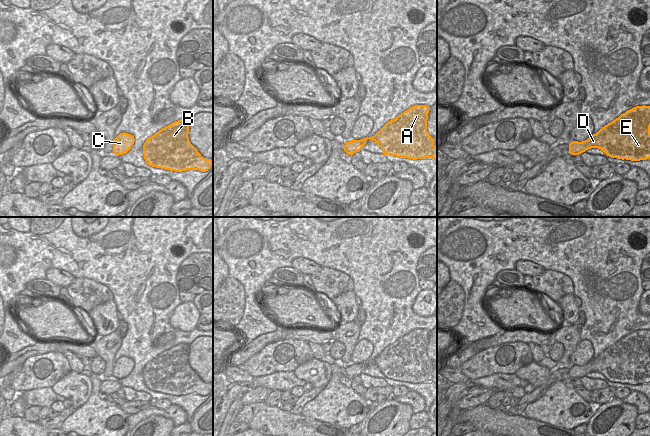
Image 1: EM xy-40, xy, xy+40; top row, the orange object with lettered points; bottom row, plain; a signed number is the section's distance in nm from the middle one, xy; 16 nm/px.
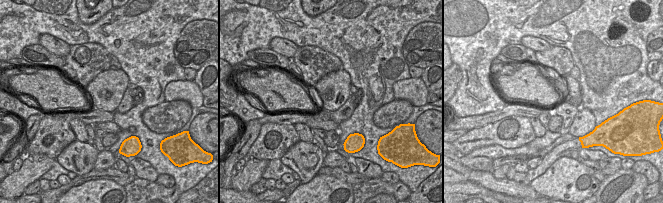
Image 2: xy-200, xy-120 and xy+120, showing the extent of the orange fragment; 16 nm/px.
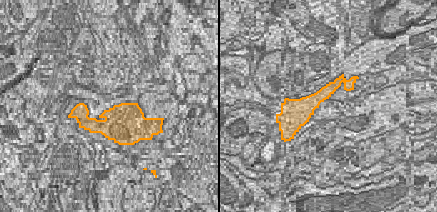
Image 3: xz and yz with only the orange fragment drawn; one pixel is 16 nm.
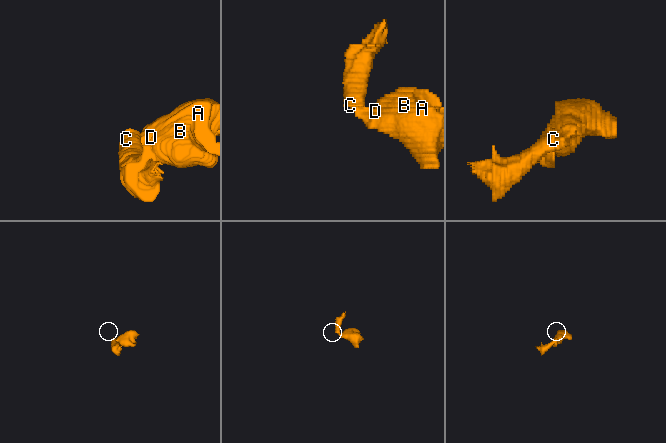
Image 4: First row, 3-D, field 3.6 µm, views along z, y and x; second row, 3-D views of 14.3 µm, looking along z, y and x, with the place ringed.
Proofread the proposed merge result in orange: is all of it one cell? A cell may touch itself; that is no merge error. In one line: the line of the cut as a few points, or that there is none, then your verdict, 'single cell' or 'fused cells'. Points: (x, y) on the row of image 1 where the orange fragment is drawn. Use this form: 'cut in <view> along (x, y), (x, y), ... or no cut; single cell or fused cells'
cut in xy+40 along (580, 142), (586, 149); fused cells

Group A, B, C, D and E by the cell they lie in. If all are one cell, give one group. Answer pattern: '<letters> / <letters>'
A B D E / C

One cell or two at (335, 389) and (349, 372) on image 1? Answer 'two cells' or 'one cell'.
two cells

